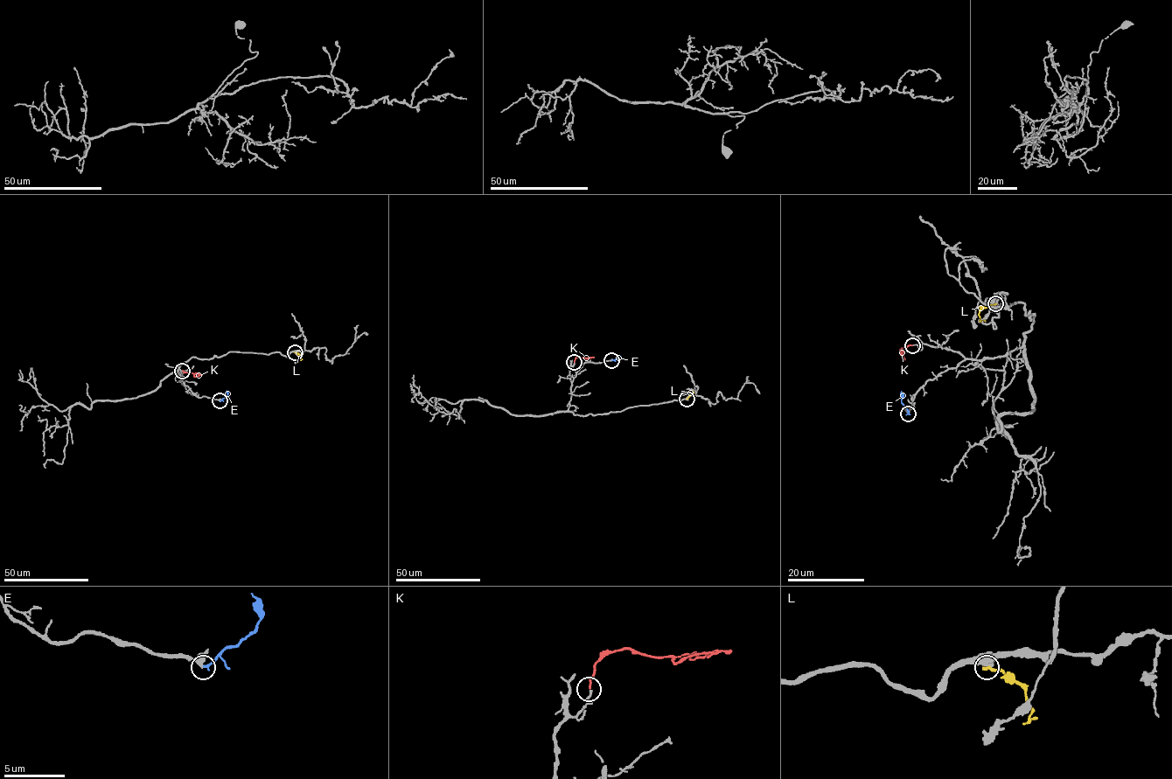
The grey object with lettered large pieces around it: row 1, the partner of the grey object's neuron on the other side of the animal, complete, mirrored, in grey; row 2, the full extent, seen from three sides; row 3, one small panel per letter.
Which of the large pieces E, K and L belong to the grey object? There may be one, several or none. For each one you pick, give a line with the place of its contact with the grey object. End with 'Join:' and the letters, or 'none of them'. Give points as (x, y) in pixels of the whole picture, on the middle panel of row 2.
K: meets grey at (574, 362)
Join: K

